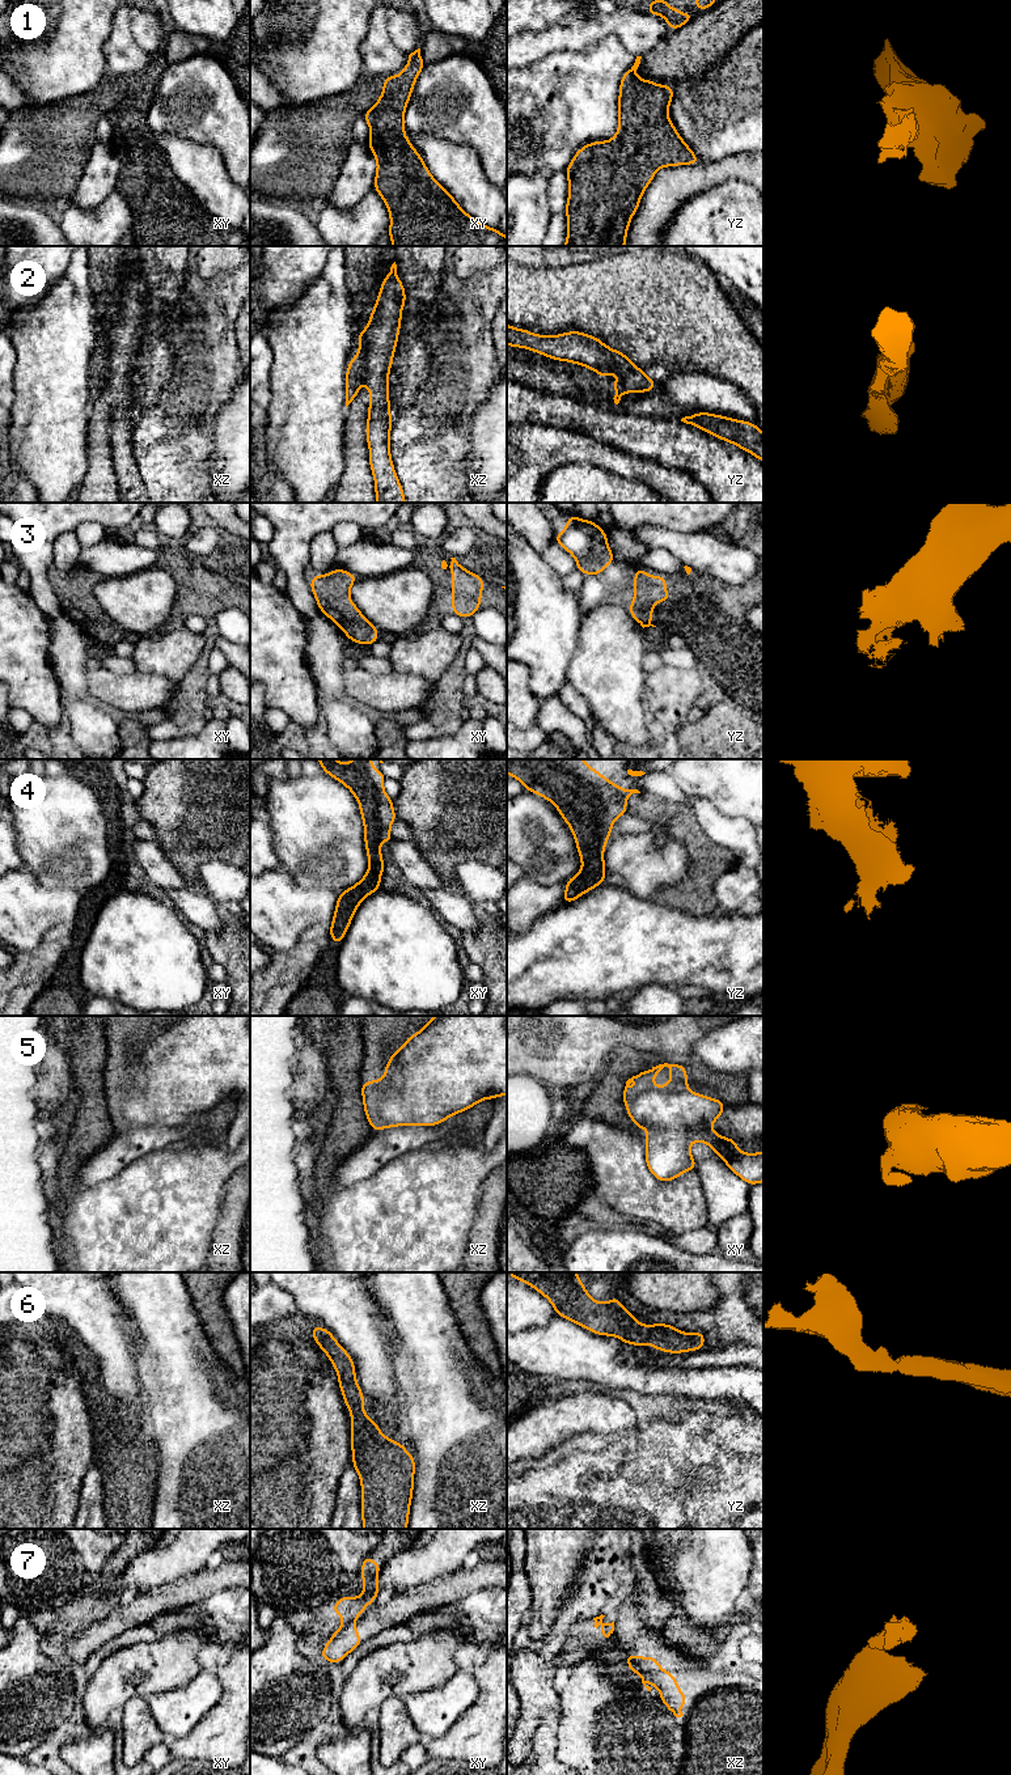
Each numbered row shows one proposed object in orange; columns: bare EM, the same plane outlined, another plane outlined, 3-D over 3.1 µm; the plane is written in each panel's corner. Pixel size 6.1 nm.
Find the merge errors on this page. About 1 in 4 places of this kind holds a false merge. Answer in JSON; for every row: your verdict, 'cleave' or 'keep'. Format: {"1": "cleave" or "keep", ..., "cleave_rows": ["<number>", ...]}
{"1": "keep", "2": "cleave", "3": "keep", "4": "keep", "5": "cleave", "6": "keep", "7": "cleave", "cleave_rows": ["2", "5", "7"]}

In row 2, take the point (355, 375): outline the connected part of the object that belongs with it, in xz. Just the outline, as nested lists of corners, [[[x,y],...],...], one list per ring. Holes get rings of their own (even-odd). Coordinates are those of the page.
[[[354,356],[346,372],[346,407],[358,397],[359,387],[365,380],[367,372],[359,356]]]

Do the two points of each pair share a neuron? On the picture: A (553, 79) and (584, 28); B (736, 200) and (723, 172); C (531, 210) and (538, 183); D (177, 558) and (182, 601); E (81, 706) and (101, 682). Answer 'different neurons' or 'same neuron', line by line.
A: different neurons
B: different neurons
C: same neuron
D: same neuron
E: different neurons

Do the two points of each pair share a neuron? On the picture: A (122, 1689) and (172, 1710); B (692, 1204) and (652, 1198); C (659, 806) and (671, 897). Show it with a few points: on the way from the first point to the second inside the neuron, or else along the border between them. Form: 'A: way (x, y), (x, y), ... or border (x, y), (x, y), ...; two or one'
A: border (176, 1687), (155, 1693), (147, 1699); two
B: way (682, 1204), (661, 1202); one
C: way (684, 826), (699, 844), (699, 873), (696, 877); one

